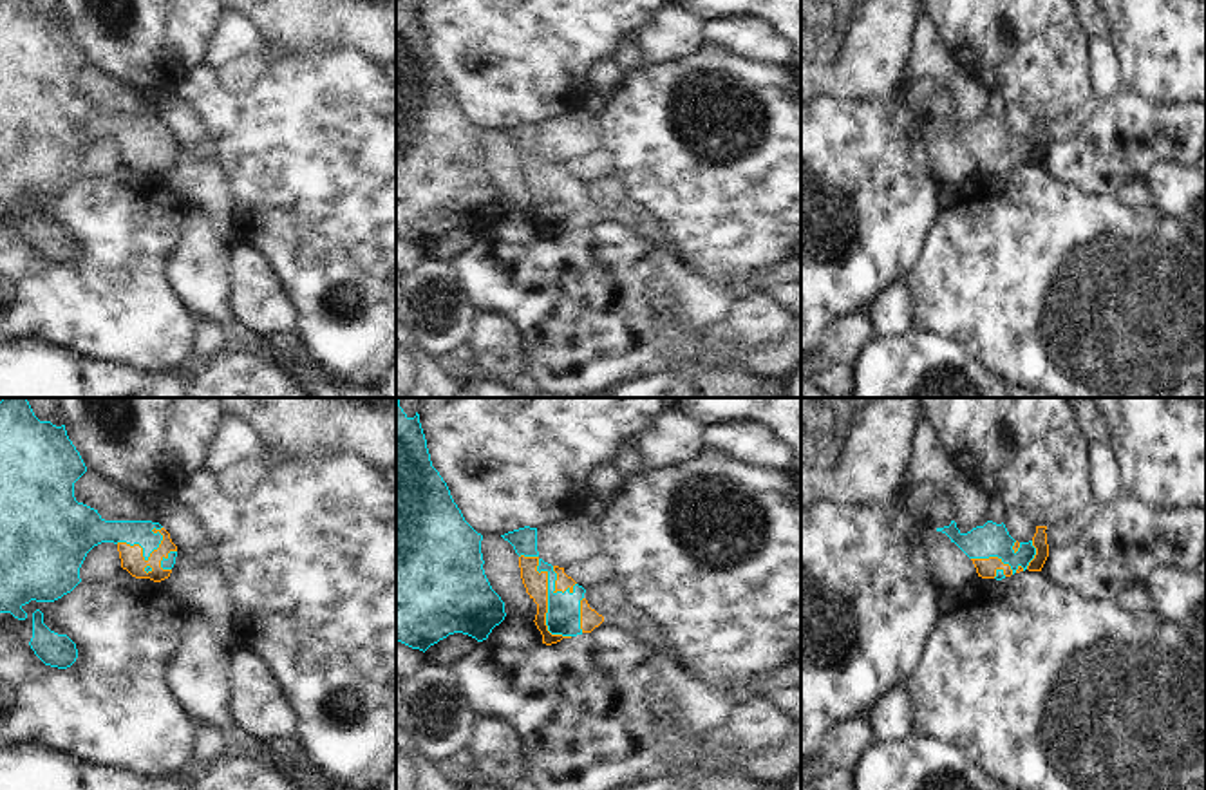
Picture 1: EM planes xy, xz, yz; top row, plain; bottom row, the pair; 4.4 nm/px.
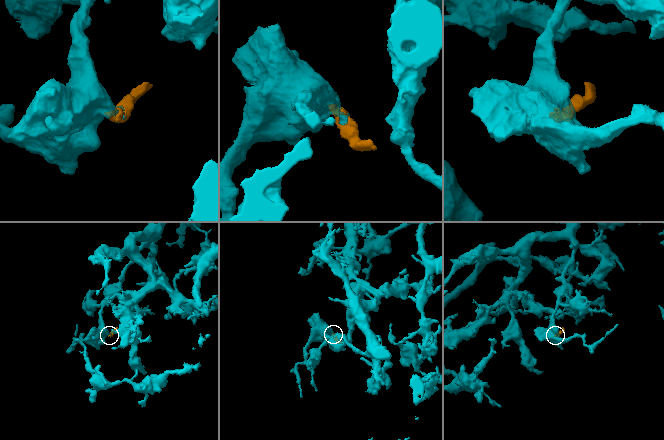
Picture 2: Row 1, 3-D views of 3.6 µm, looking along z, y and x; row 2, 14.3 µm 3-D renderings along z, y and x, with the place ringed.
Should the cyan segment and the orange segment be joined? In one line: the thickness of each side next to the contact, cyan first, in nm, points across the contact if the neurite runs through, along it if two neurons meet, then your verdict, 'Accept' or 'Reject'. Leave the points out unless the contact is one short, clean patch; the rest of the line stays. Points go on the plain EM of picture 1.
Thickness 150 nm (cyan) against 100 nm. Accept.

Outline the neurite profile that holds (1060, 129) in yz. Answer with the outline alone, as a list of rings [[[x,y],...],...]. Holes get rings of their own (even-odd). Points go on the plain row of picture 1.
[[[1088,108],[1061,114],[1054,119],[1049,119],[1045,125],[1049,143],[1067,141],[1069,137],[1076,136],[1087,119],[1088,119]]]

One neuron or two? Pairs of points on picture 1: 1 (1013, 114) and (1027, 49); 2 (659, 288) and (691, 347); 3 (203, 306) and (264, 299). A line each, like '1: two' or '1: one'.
1: two
2: one
3: two

